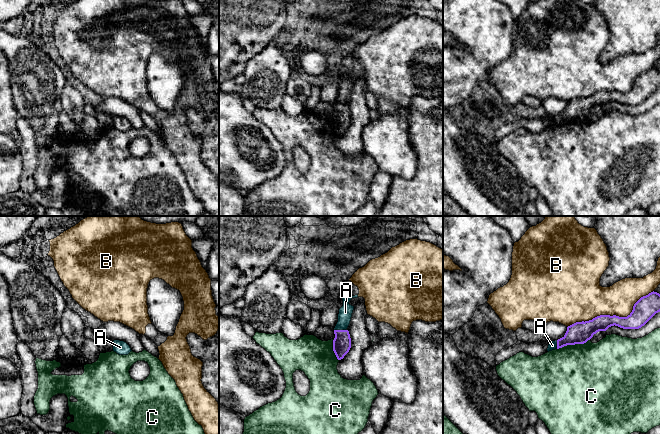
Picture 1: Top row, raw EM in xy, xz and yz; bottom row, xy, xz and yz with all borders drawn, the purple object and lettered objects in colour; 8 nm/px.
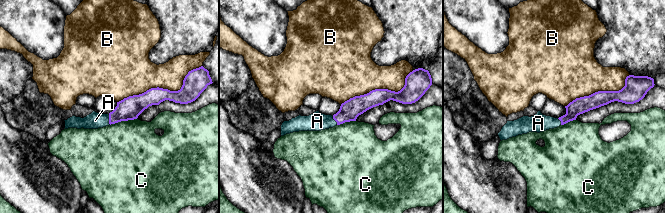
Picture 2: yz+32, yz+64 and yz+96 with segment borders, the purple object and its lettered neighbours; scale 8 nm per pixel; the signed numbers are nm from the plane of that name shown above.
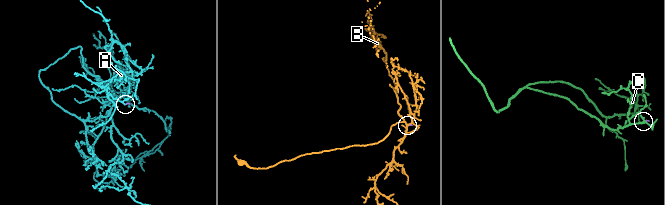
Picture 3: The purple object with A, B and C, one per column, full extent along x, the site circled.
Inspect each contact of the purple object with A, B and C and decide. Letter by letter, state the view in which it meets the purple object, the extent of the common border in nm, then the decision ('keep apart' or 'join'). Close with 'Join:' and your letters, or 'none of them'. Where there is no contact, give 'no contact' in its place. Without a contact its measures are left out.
A: meets purple in xz; contact 100 nm long; join
B: meets purple in yz; contact 750 nm long; keep apart
C: meets purple in yz; contact 280 nm long; keep apart
Join: A

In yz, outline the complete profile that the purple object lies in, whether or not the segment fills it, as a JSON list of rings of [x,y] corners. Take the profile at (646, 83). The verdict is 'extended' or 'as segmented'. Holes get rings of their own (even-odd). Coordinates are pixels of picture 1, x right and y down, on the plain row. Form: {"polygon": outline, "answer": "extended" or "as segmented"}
{"polygon": [[[651,68],[641,73],[627,93],[600,91],[589,97],[576,98],[567,103],[565,111],[555,117],[549,117],[547,127],[567,121],[584,120],[599,107],[606,107],[611,102],[623,105],[639,105],[656,89],[660,88],[660,70]]], "answer": "extended"}

